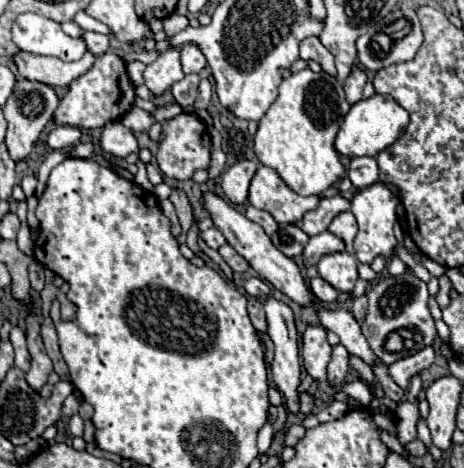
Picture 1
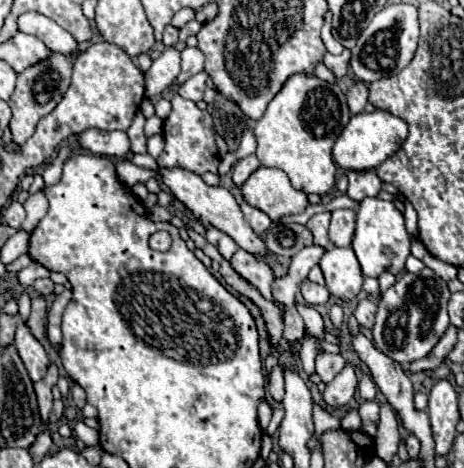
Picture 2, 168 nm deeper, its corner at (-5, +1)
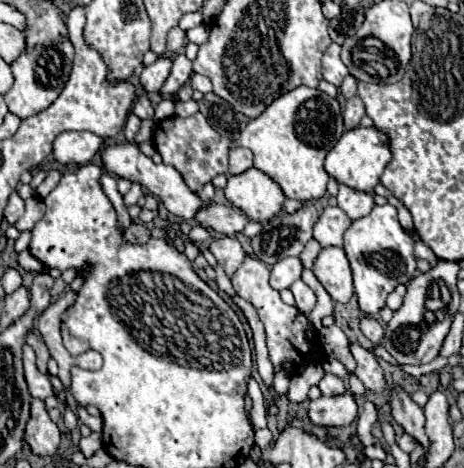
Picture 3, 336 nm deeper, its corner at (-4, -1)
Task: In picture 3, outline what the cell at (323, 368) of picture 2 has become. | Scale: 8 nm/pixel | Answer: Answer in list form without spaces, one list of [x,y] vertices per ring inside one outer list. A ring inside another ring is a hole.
[[[324,375],[324,379],[318,383],[318,387],[320,387],[322,395],[328,395],[328,397],[332,397],[332,395],[344,395],[346,393],[346,387],[344,387],[342,379],[338,379],[334,375]]]

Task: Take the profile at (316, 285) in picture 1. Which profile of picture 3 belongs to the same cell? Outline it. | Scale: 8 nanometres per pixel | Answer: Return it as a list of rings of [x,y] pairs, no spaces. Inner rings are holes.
[[[302,279],[294,281],[292,287],[290,287],[290,291],[292,291],[294,299],[296,299],[296,307],[298,307],[302,313],[310,313],[310,311],[314,309],[314,303],[316,303],[314,291],[310,291],[310,287],[308,287]]]

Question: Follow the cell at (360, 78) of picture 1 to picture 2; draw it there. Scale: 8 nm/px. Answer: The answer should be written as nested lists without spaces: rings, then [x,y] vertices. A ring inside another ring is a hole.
[[[355,81],[355,85],[347,91],[347,103],[349,103],[351,113],[361,113],[365,109],[367,95],[369,95],[367,85],[363,81]]]

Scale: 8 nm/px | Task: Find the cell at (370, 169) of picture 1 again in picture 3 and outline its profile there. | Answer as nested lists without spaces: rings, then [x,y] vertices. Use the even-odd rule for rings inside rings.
[[[340,185],[340,191],[336,195],[336,201],[338,201],[338,207],[352,221],[356,221],[360,217],[366,217],[372,211],[372,207],[374,207],[372,195],[362,193],[362,191],[350,191],[350,187],[346,187],[346,185]]]

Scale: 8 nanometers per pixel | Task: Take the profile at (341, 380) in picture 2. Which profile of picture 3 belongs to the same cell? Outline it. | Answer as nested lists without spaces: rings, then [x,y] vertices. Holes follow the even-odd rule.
[[[352,393],[340,395],[338,399],[334,399],[334,397],[318,397],[318,399],[312,399],[310,405],[308,405],[308,421],[312,425],[318,425],[318,427],[346,427],[354,419],[356,419],[356,401],[354,401]]]

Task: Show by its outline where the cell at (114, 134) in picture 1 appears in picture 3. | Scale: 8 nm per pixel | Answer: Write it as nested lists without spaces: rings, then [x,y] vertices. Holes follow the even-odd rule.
[[[66,131],[54,139],[54,159],[62,165],[86,165],[102,143],[104,139],[90,131]]]

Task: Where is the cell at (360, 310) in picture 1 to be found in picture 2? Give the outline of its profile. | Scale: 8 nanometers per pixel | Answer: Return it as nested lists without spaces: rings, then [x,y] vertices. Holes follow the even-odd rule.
[[[363,299],[363,301],[359,301],[359,305],[357,305],[353,315],[357,317],[361,327],[371,327],[375,323],[375,309],[377,309],[375,303],[371,303],[369,299]]]

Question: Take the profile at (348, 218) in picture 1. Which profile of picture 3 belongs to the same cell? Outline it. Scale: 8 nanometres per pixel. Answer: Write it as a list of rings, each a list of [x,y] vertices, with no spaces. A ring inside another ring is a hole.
[[[326,207],[314,225],[314,239],[322,247],[342,247],[342,235],[350,223],[340,207]]]

